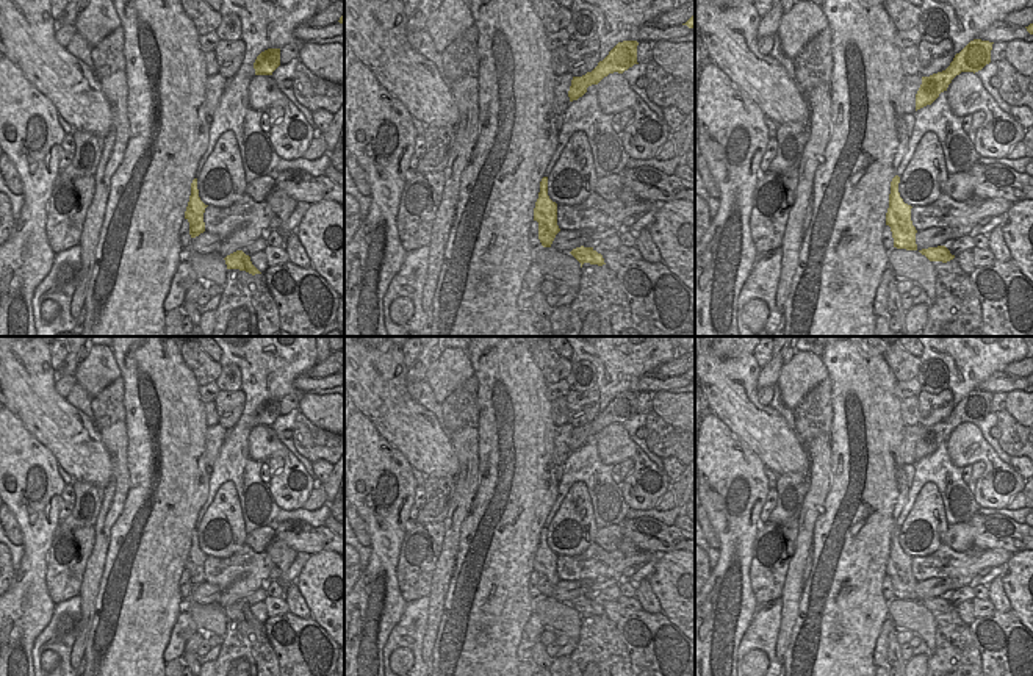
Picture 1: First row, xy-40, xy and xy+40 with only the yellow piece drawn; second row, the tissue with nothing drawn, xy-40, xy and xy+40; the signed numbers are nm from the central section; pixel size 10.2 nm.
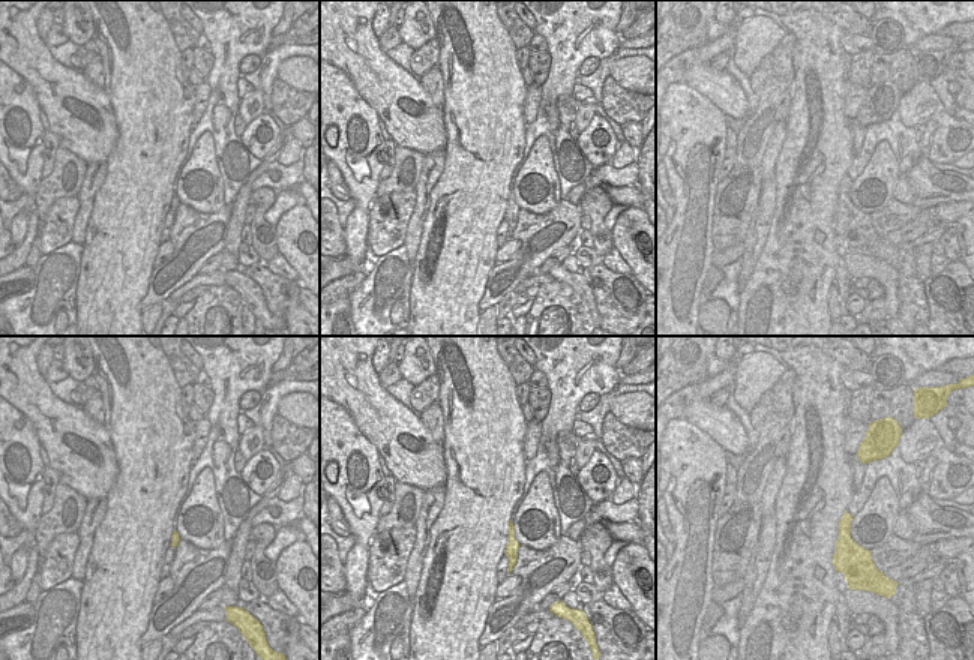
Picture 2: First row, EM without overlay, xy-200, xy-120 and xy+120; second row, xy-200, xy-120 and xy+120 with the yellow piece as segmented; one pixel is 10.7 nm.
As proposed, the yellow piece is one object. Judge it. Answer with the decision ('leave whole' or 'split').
leave whole

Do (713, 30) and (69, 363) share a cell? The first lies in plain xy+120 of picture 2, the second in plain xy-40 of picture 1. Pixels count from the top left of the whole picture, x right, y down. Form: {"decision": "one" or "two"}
{"decision": "two"}

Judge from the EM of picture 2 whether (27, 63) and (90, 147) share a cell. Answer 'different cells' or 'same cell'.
same cell

